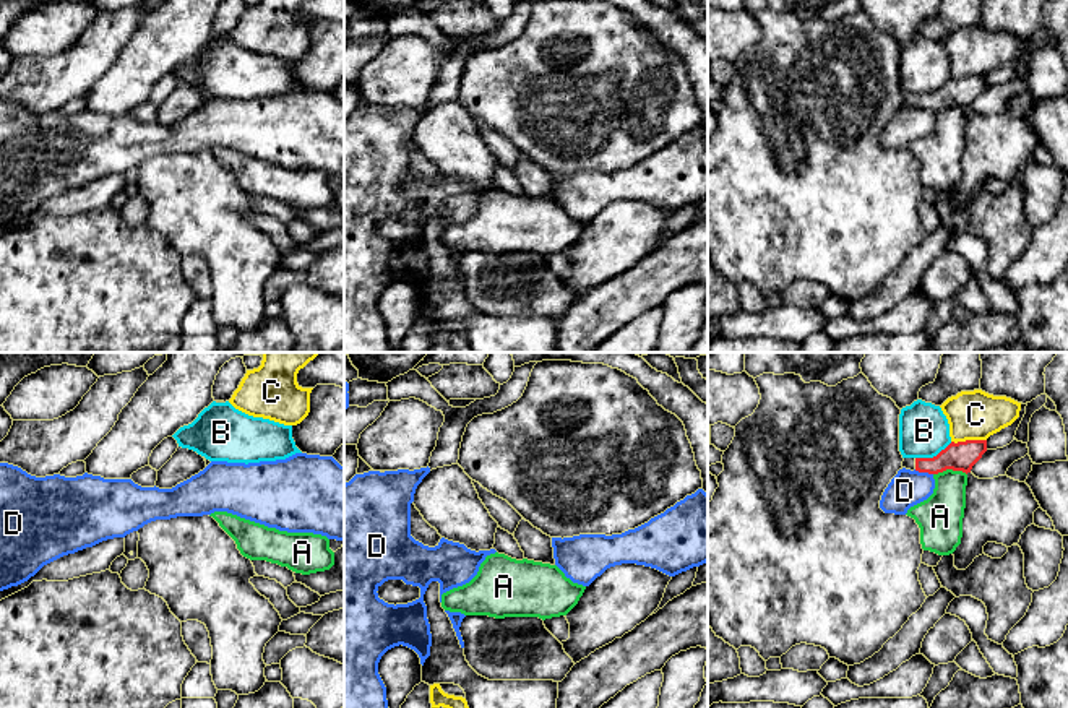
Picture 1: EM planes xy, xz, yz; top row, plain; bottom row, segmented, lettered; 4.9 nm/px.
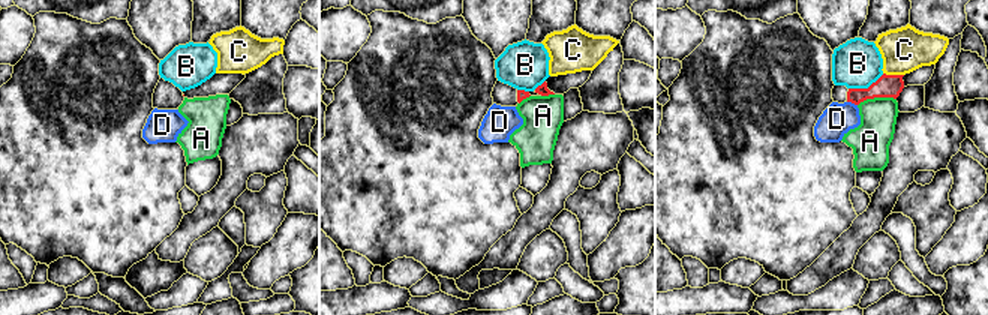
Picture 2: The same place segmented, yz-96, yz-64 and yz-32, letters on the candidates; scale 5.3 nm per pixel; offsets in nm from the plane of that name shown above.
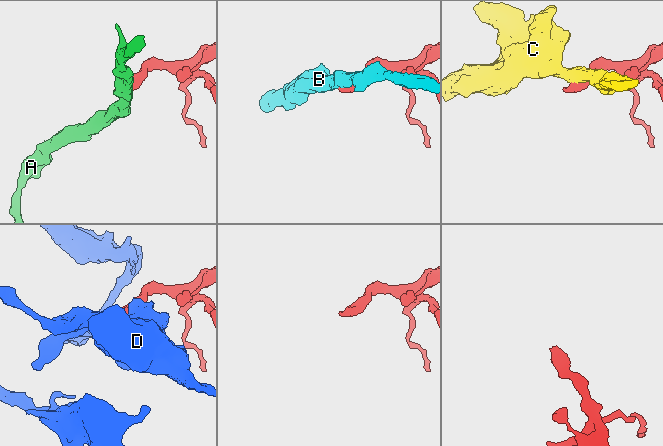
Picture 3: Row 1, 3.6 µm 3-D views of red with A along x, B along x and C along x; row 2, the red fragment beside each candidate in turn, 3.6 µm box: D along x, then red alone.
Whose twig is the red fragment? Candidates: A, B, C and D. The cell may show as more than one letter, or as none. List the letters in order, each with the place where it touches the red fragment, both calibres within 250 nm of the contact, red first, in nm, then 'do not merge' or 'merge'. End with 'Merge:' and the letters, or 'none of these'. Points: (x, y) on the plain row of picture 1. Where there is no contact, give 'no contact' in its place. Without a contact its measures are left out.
A: meets red in yz at (950, 104); 140 nm thick on the red side, 220 nm on the other; do not merge
B: meets red in yz at (934, 93); 140 nm thick on the red side, 260 nm on the other; do not merge
C: meets red in yz at (968, 77); 140 nm thick on the red side, 240 nm on the other; do not merge
D: meets red in yz at (924, 107); 140 nm thick on the red side, 180 nm on the other; do not merge
Merge: none of these

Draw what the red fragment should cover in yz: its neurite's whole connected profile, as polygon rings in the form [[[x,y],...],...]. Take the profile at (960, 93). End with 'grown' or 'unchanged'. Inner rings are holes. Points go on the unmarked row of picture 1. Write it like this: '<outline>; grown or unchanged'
[[[987,76],[951,78],[933,94],[904,94],[902,104],[928,110],[938,110],[946,106],[967,110],[985,88]]]; grown

